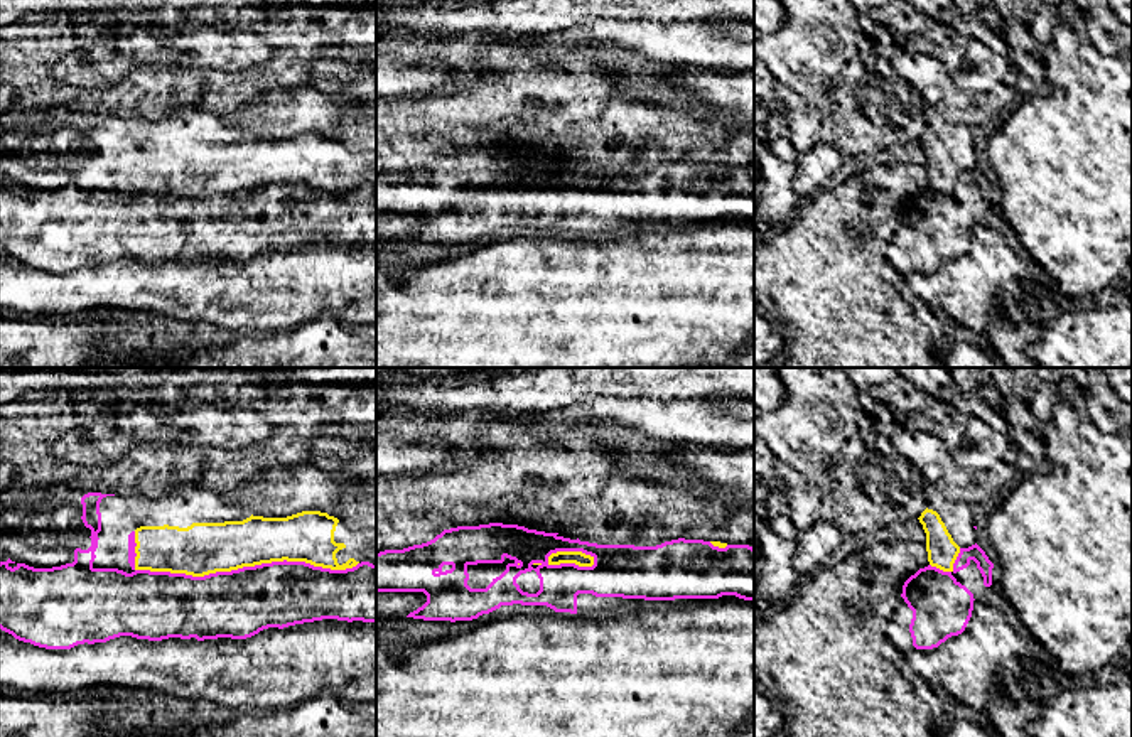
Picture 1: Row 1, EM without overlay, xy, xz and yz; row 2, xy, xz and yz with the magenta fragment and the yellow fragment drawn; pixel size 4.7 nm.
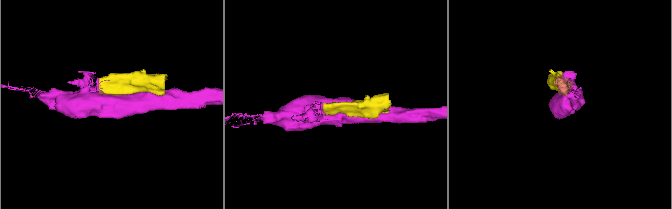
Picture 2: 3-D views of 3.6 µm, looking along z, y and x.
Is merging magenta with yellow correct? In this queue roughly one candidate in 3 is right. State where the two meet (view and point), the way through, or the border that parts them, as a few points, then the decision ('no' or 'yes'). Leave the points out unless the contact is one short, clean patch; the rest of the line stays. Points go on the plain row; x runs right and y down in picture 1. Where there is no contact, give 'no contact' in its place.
contact xy (230, 194); no

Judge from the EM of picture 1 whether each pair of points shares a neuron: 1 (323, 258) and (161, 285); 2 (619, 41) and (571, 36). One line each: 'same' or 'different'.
1: same
2: same

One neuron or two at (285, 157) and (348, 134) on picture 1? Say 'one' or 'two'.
two

